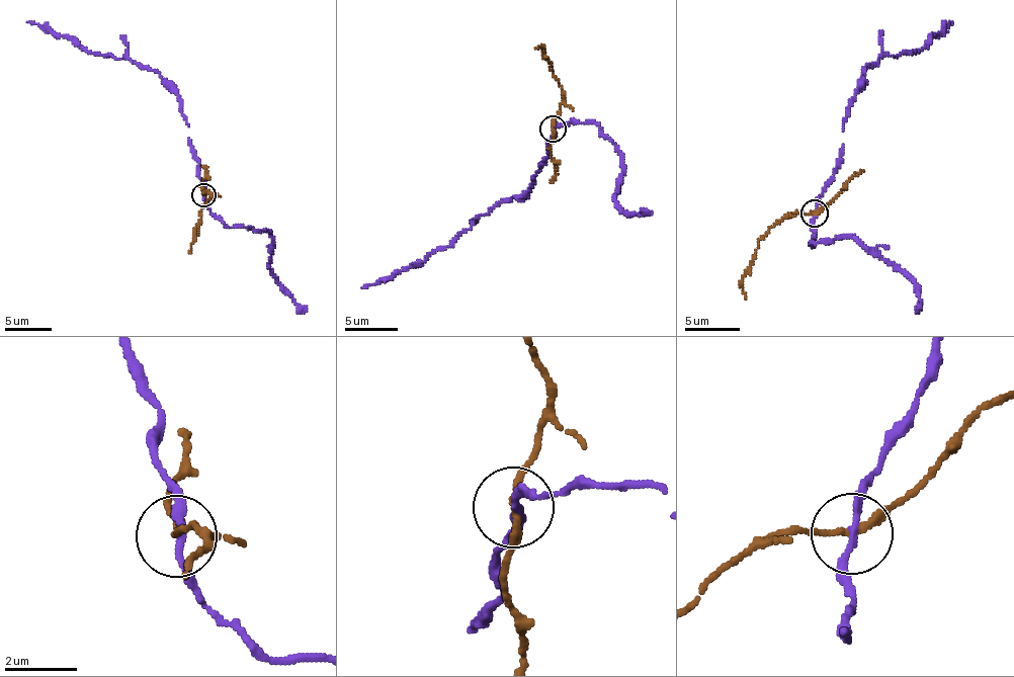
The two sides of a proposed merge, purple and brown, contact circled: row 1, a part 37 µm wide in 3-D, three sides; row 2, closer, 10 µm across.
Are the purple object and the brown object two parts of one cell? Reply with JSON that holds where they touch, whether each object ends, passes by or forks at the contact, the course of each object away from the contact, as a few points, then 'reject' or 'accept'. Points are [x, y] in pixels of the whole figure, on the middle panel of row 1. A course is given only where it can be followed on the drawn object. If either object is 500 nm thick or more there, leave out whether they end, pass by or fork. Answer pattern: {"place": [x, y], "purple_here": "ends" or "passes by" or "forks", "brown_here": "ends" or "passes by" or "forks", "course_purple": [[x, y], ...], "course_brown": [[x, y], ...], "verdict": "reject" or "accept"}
{"place": [553, 129], "purple_here": "passes by", "brown_here": "passes by", "course_purple": [[553, 128], [550, 153], [530, 188], [479, 215], [450, 243], [432, 250], [422, 262], [361, 287]], "course_brown": [[552, 128], [562, 86], [541, 49], [535, 48]], "verdict": "reject"}

